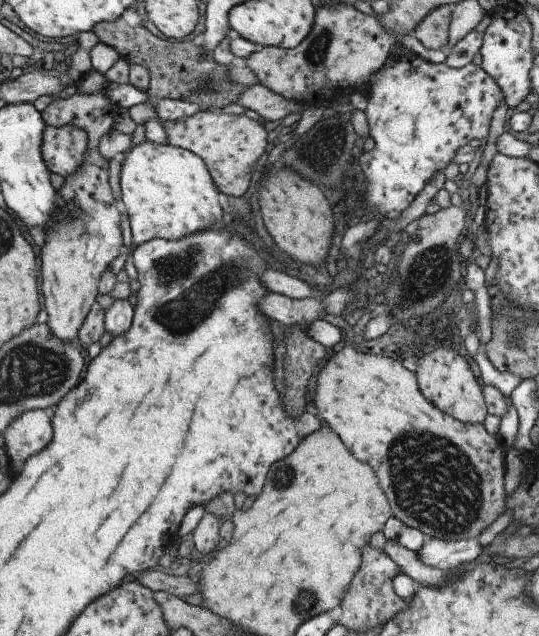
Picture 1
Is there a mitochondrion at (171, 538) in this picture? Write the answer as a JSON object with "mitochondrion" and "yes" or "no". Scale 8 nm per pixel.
{"mitochondrion":"no"}

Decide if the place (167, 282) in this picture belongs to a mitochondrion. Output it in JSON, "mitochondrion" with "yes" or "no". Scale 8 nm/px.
{"mitochondrion":"yes"}

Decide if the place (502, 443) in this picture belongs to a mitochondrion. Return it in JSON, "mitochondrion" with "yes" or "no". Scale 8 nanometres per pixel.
{"mitochondrion":"no"}

